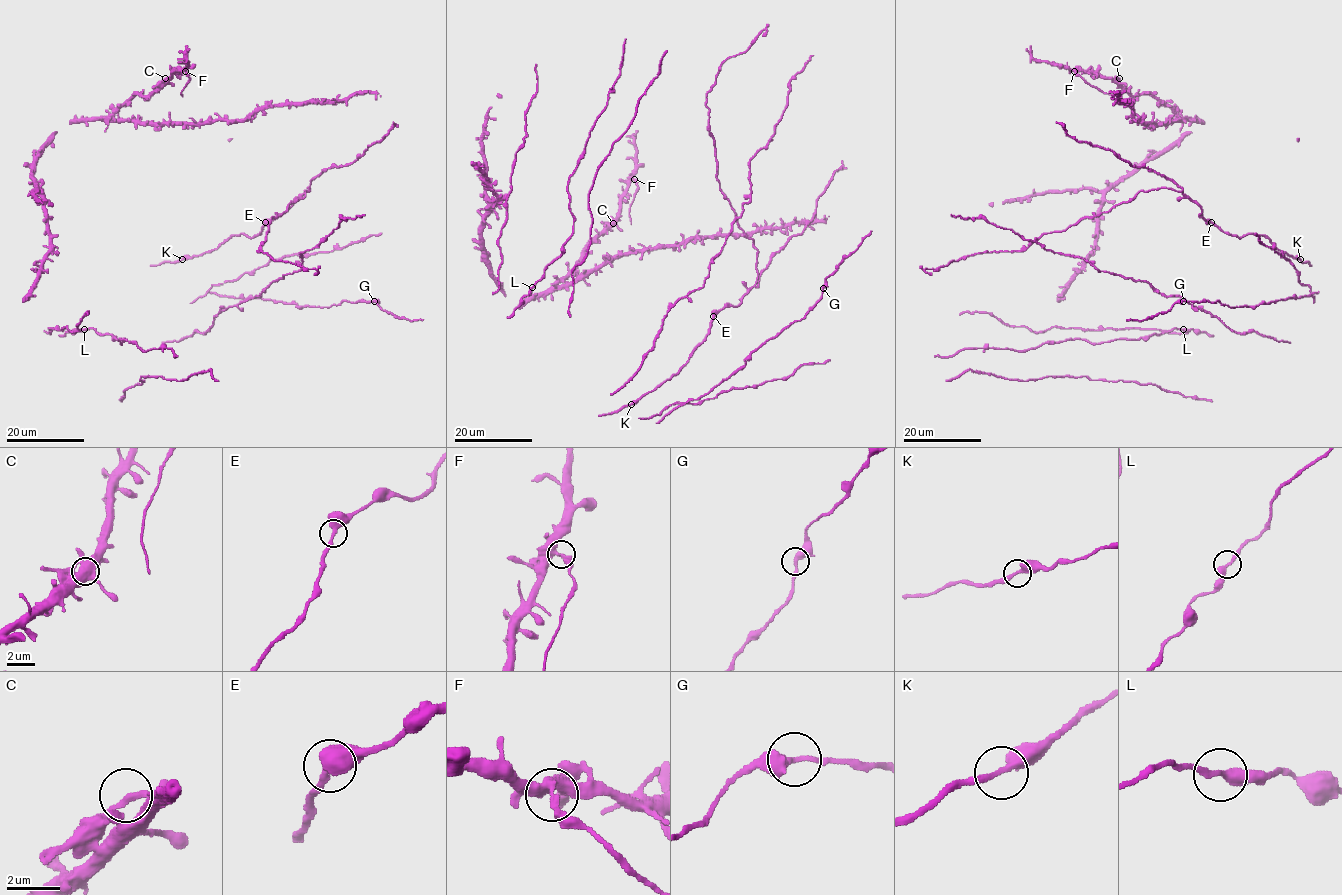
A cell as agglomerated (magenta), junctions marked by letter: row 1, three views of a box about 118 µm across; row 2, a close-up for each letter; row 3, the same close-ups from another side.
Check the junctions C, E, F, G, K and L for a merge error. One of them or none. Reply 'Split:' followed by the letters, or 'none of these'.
Split: F

